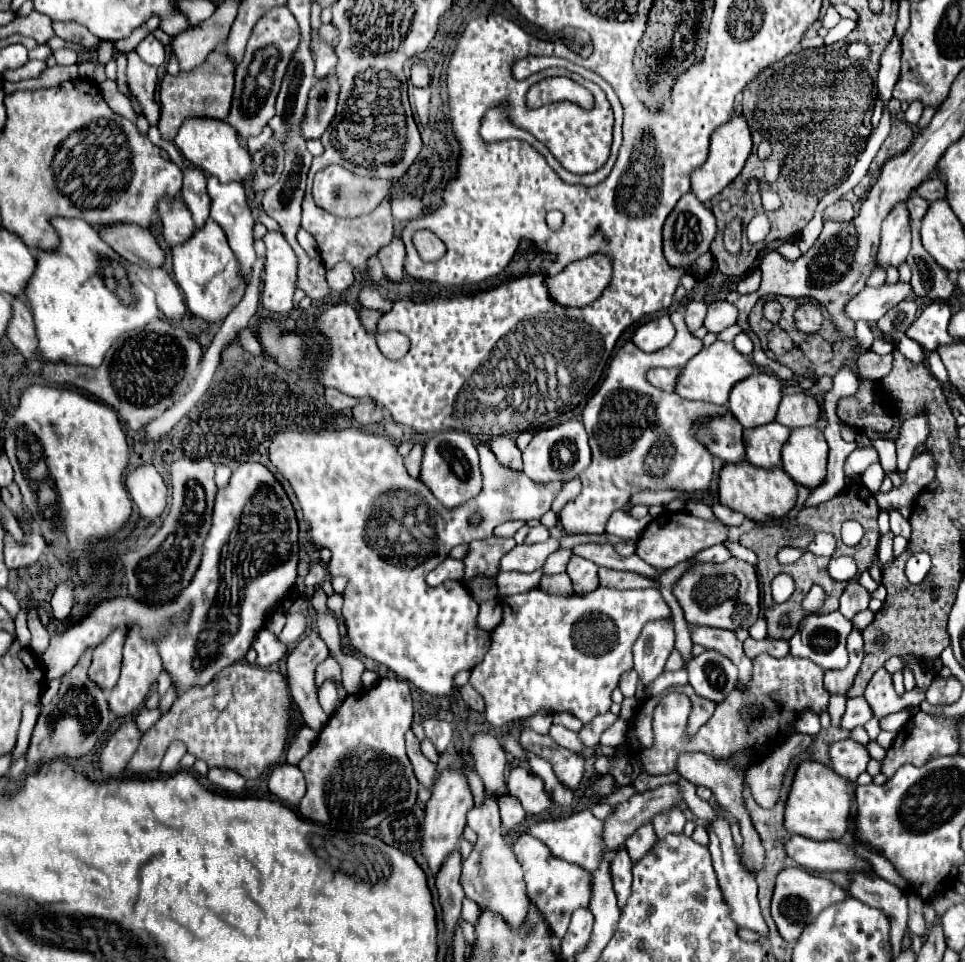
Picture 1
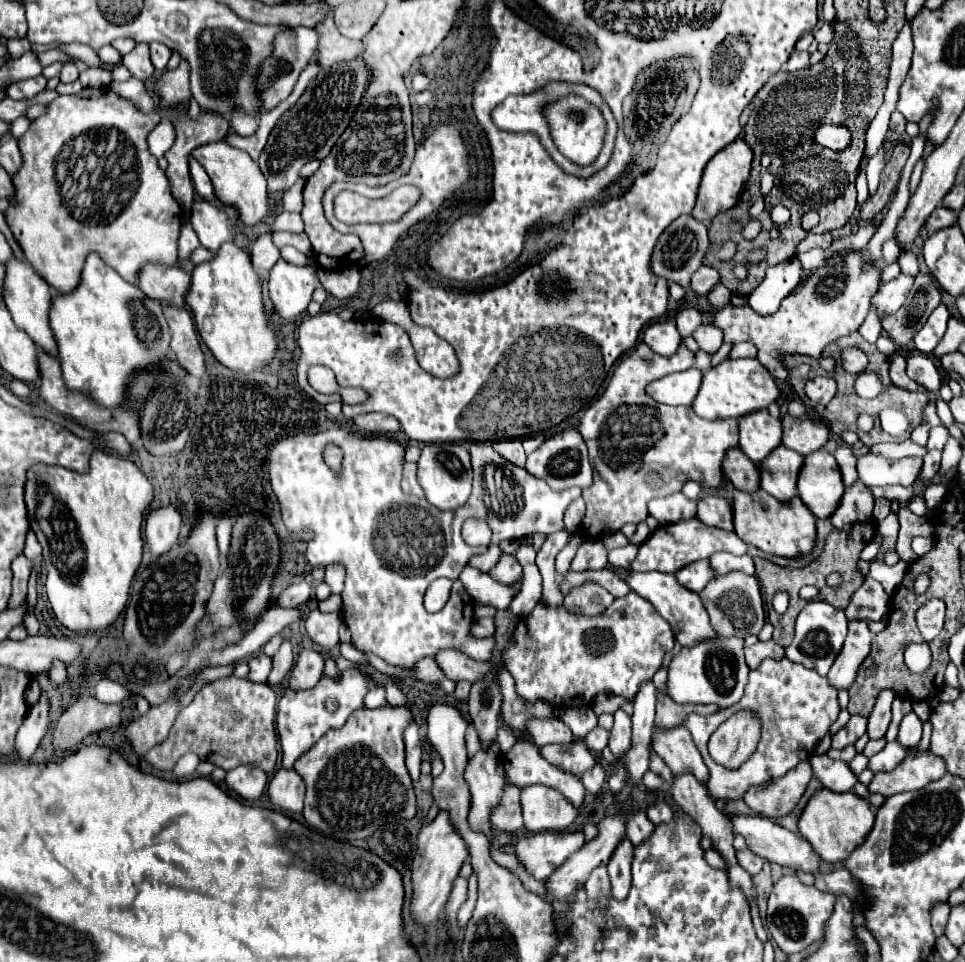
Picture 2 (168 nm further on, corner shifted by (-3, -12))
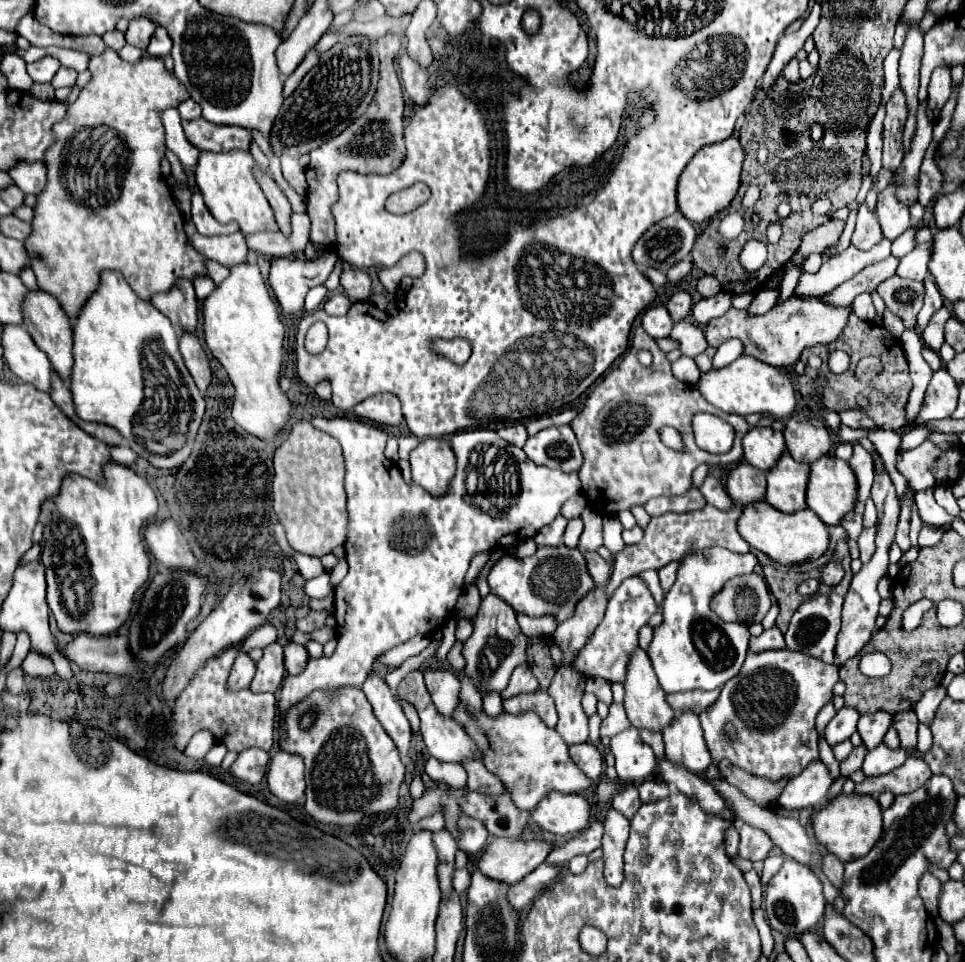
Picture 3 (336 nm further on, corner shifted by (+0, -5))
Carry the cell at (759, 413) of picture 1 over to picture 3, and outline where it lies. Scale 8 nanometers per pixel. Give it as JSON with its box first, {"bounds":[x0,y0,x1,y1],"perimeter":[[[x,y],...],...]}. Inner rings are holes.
{"bounds":[743,426,785,472],"perimeter":[[[755,426],[745,434],[743,450],[745,450],[745,460],[751,466],[767,472],[785,452],[783,432],[773,430],[771,426]]]}

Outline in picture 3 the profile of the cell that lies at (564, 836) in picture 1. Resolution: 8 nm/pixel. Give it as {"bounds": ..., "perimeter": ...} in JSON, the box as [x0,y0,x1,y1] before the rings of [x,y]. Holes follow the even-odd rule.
{"bounds":[479,838,555,884],"perimeter":[[[491,838],[483,856],[479,858],[479,870],[499,882],[517,884],[529,872],[533,872],[555,846],[547,840],[511,840]]]}

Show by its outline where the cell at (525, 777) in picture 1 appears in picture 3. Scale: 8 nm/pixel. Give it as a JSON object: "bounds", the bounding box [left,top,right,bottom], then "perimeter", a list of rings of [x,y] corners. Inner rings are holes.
{"bounds":[531,790,589,834],"perimeter":[[[553,790],[535,806],[535,810],[531,810],[531,820],[553,834],[575,834],[587,826],[589,814],[589,802],[581,794],[561,794]]]}

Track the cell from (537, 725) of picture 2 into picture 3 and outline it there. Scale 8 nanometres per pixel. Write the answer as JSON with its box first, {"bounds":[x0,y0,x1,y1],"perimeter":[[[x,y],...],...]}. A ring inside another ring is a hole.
{"bounds":[503,690,557,728],"perimeter":[[[545,690],[523,694],[523,696],[513,696],[511,700],[503,700],[503,708],[505,712],[511,712],[511,714],[535,712],[547,724],[547,728],[555,728],[557,724],[555,702]]]}

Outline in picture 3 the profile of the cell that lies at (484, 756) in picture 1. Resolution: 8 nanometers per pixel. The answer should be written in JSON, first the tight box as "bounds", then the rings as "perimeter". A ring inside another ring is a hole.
{"bounds":[463,594,529,696],"perimeter":[[[489,594],[481,602],[477,616],[473,618],[473,624],[475,624],[473,634],[469,636],[467,642],[463,642],[463,658],[465,658],[463,674],[479,688],[481,696],[485,696],[489,692],[501,694],[509,684],[511,672],[519,664],[527,662],[529,638],[521,632],[515,610],[505,600],[501,600],[499,596],[493,596],[493,594]]]}

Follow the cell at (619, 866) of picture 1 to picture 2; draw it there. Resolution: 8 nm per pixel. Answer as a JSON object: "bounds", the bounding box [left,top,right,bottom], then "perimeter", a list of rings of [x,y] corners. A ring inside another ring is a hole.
{"bounds":[606,839,634,899],"perimeter":[[[622,839],[622,843],[618,843],[614,855],[610,857],[610,861],[606,865],[610,883],[612,883],[612,895],[616,899],[626,899],[626,895],[630,891],[630,883],[632,883],[632,873],[630,873],[632,851],[634,851],[634,845],[630,843],[630,839]]]}

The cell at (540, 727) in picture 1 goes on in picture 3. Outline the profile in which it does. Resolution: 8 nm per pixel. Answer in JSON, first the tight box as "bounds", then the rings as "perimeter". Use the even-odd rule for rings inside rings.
{"bounds":[503,664,539,700],"perimeter":[[[521,664],[521,666],[517,666],[513,670],[509,686],[503,690],[503,700],[513,698],[513,696],[523,694],[523,692],[535,692],[535,690],[539,690],[539,682],[531,674],[531,666],[529,664]]]}

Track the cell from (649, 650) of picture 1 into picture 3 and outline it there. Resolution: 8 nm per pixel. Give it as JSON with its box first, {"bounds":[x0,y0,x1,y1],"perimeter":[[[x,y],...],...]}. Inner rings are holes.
{"bounds":[611,726,655,780],"perimeter":[[[629,726],[611,738],[611,752],[615,756],[615,770],[621,780],[647,780],[655,770],[655,754],[639,736],[639,730]]]}

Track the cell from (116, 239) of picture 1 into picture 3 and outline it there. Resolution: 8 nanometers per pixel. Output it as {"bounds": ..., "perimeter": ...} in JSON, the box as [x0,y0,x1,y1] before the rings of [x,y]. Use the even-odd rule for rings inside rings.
{"bounds":[151,280,197,332],"perimeter":[[[177,280],[171,292],[159,292],[151,296],[153,306],[163,312],[171,324],[179,330],[195,332],[197,326],[197,296],[191,280]]]}

